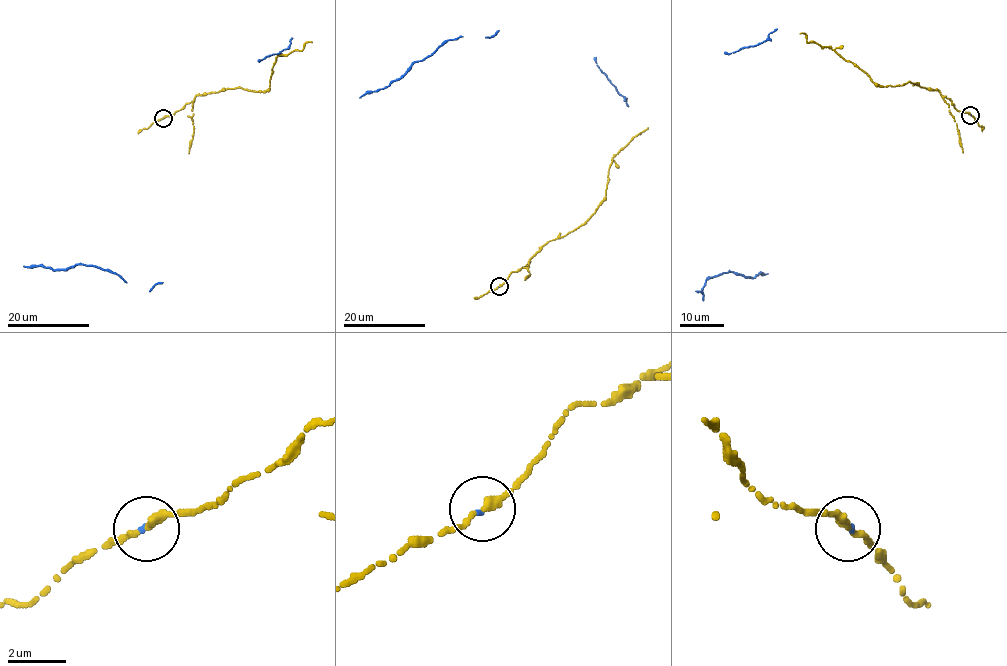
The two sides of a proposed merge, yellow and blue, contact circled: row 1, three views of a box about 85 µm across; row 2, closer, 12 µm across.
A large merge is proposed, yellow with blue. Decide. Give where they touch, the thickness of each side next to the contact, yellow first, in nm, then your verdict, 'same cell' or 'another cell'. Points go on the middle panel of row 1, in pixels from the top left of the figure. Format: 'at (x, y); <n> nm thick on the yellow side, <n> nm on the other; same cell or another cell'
at (499, 286); 260 nm thick on the yellow side, 100 nm on the other; same cell

